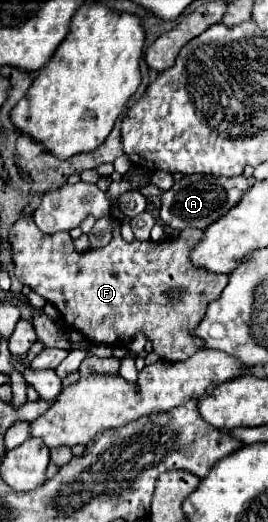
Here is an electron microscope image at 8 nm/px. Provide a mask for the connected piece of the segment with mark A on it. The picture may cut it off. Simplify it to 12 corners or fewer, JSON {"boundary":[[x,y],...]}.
{"boundary":[[186,175],[160,195],[174,229],[206,229],[252,185],[244,175]]}

